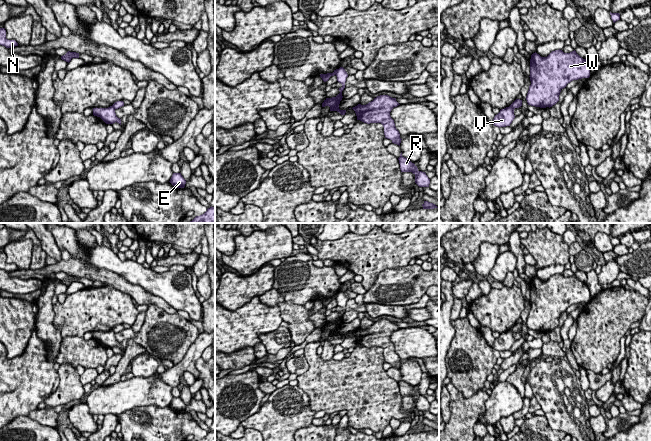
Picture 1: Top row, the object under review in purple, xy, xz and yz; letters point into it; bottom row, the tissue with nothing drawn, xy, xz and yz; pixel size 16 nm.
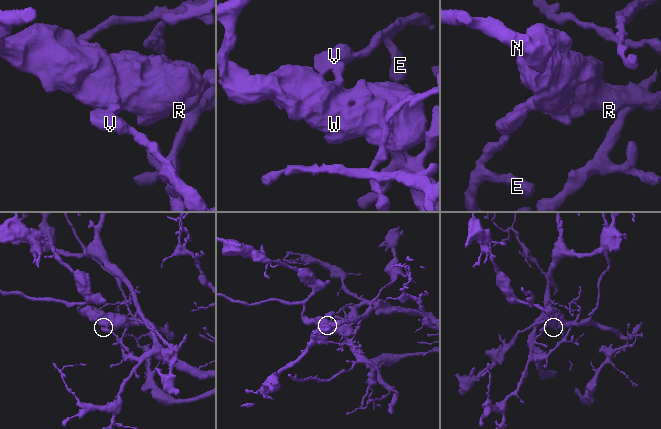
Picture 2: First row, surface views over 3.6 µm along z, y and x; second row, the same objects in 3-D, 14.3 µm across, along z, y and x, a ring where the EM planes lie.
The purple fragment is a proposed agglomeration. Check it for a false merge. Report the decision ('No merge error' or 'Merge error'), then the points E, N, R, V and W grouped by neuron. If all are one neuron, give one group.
Merge error. Groups: E V / N R W

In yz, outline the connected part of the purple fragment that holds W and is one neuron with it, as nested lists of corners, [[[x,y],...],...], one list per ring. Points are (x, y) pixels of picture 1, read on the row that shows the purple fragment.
[[[552,51],[547,57],[536,52],[530,59],[531,85],[526,96],[528,105],[546,108],[559,101],[563,88],[573,80],[590,77],[590,66],[576,51]]]

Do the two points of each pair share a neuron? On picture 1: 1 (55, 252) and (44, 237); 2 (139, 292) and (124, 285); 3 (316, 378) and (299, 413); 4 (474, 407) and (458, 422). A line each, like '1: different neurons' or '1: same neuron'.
1: same neuron
2: same neuron
3: different neurons
4: same neuron

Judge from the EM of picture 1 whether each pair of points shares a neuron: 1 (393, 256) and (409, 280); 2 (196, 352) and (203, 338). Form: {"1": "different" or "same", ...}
{"1": "different", "2": "same"}

